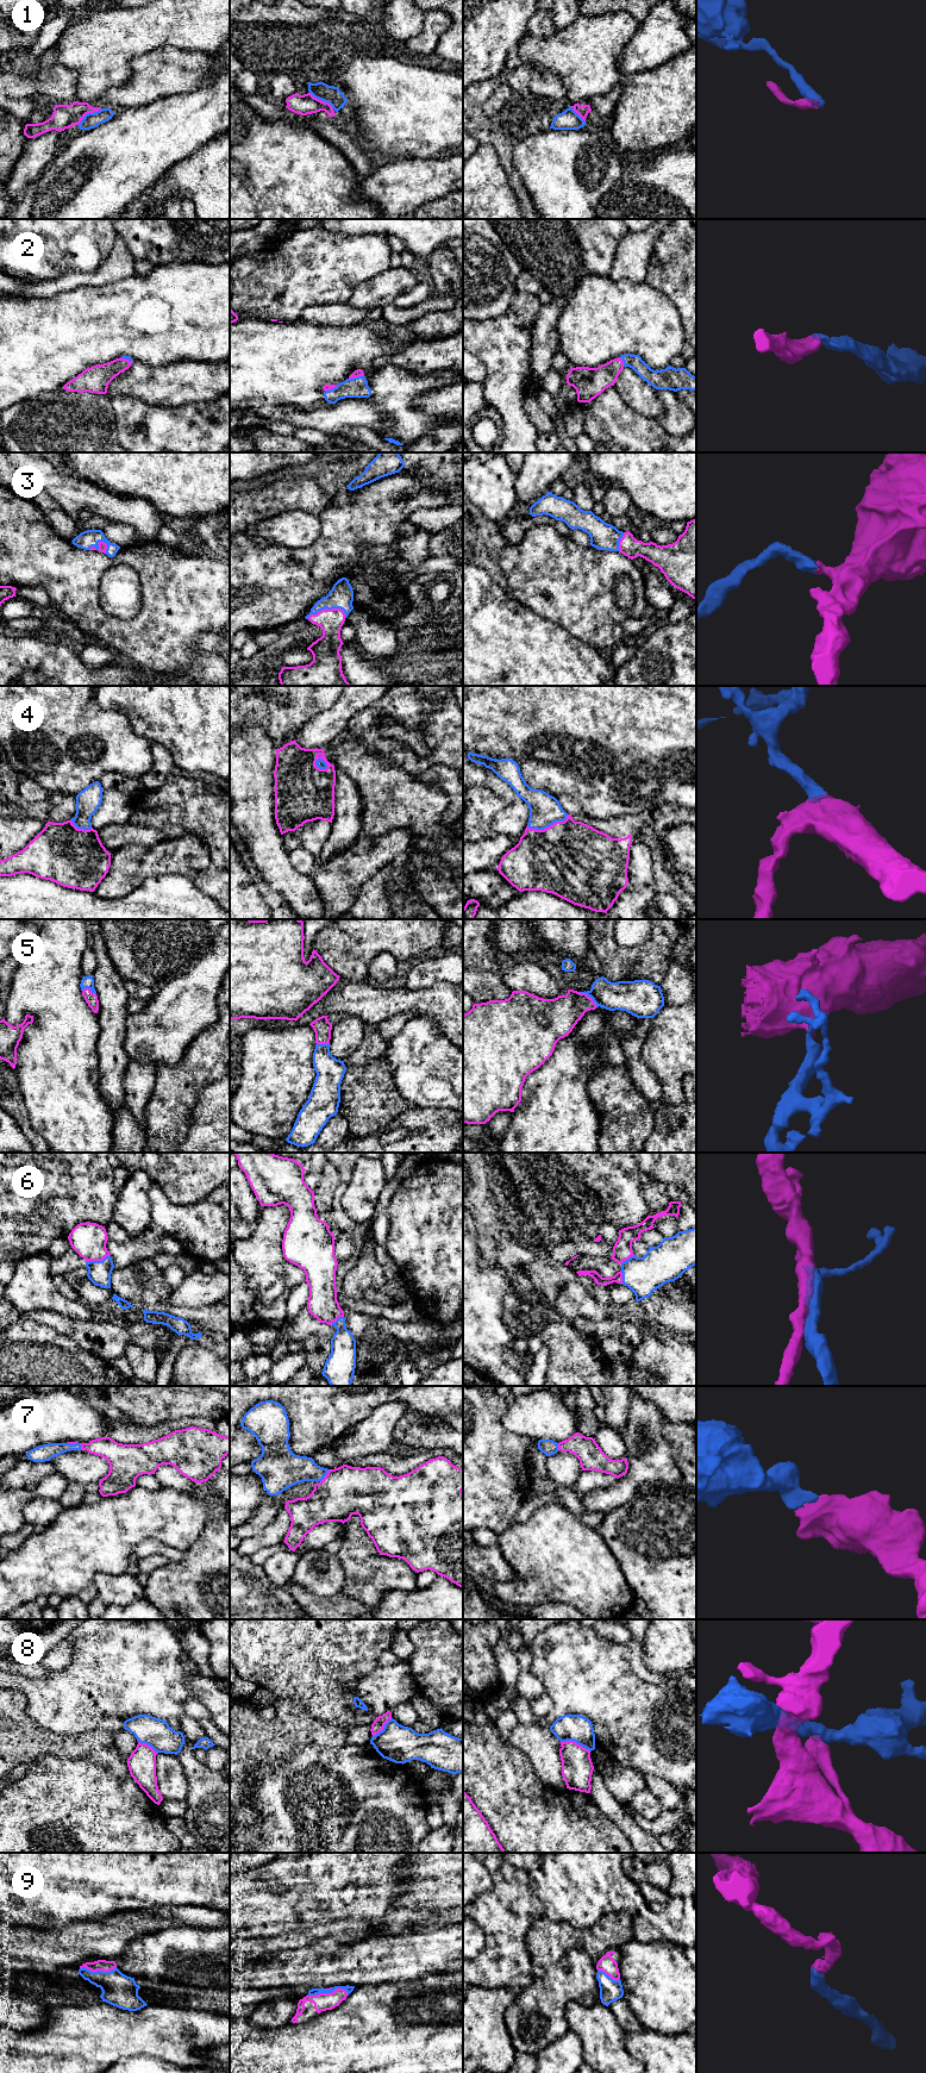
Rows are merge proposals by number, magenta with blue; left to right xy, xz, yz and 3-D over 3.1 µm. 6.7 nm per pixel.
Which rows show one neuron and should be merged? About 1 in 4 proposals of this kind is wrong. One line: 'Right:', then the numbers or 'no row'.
Right: 2, 3, 4, 5, 6, 7, 9

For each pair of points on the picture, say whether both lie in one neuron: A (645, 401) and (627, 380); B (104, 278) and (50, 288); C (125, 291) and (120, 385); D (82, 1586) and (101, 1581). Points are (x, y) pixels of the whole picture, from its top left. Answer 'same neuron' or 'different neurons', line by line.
A: same neuron
B: same neuron
C: different neurons
D: different neurons

